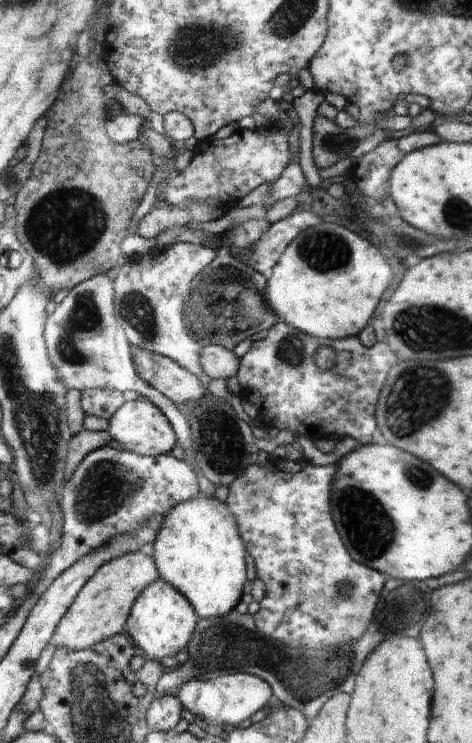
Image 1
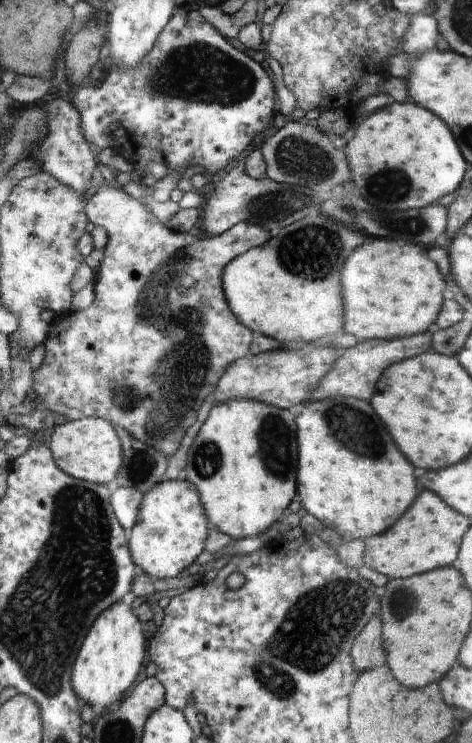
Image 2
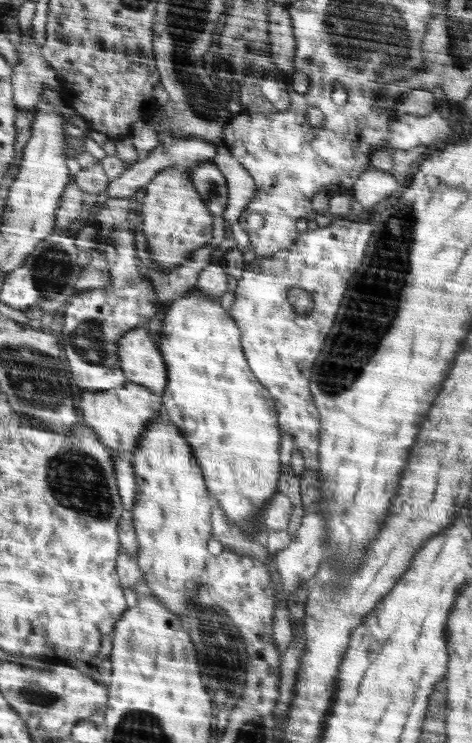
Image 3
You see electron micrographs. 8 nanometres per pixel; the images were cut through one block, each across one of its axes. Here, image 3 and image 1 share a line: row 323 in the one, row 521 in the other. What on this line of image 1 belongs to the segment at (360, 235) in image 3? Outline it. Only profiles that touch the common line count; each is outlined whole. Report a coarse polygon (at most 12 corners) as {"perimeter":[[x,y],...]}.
{"perimeter":[[337,463],[250,464],[227,506],[279,644],[360,640],[386,576],[330,512]]}

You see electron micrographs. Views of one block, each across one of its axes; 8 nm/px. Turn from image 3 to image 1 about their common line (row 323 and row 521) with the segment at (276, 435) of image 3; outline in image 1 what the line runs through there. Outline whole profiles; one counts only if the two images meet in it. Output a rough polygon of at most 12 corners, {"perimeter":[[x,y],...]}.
{"perimeter":[[201,493],[163,517],[159,576],[200,618],[234,610],[243,538],[226,502]]}

